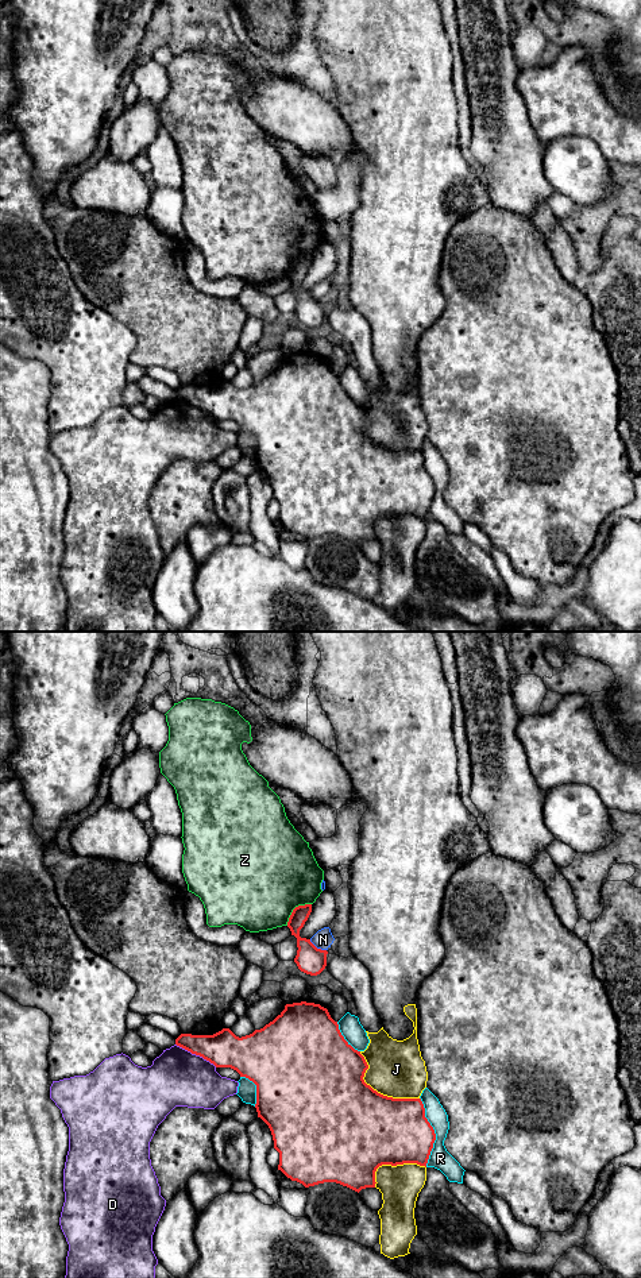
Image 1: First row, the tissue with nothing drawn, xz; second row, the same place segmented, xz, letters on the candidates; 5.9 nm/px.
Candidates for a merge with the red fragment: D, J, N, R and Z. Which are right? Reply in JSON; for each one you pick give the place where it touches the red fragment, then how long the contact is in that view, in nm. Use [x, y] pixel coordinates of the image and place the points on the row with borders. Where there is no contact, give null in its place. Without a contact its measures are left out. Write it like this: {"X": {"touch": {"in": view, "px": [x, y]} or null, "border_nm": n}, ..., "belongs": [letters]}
{"belongs": []}

